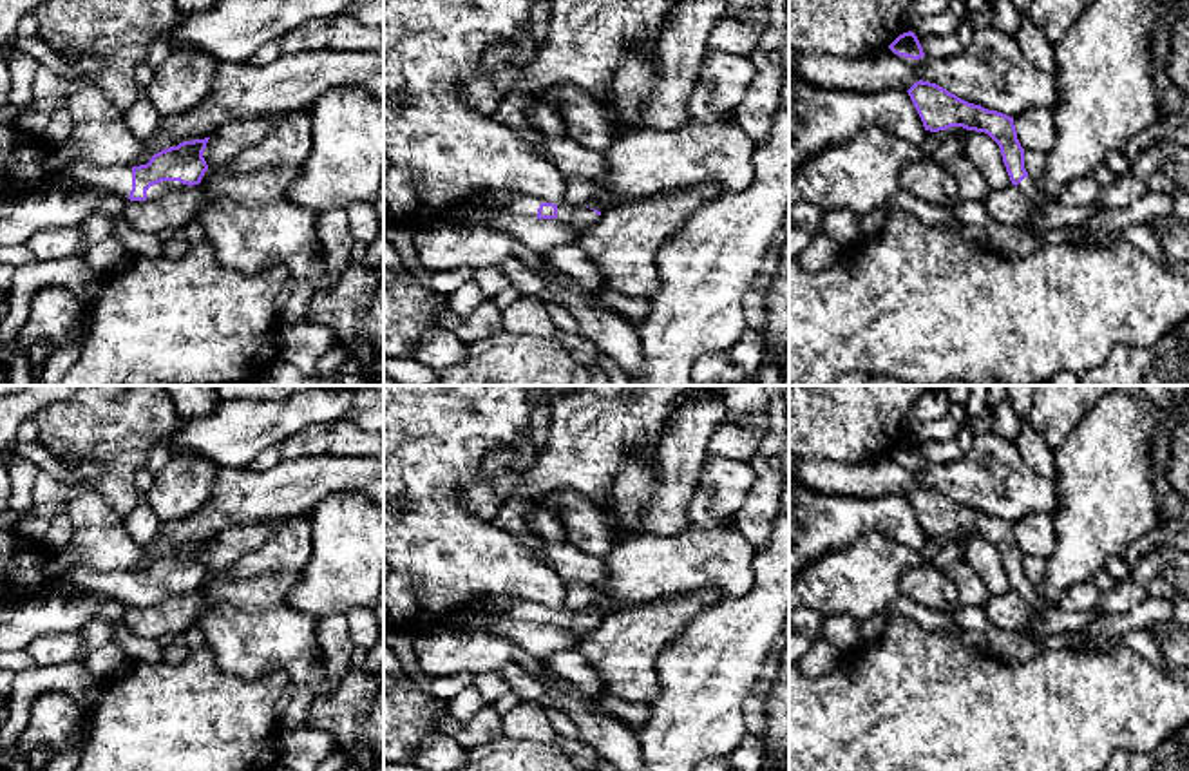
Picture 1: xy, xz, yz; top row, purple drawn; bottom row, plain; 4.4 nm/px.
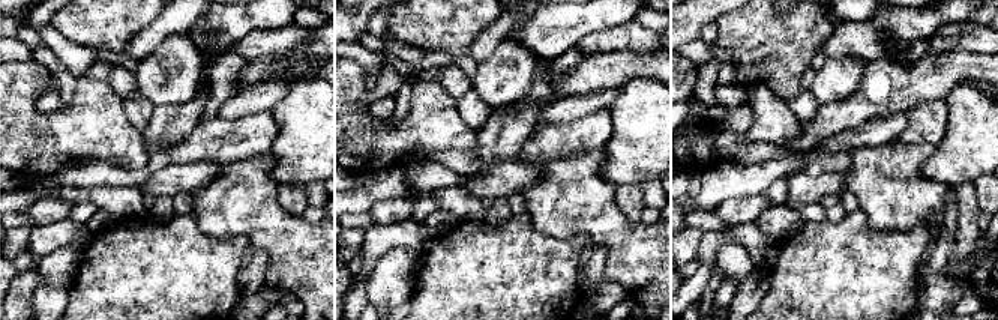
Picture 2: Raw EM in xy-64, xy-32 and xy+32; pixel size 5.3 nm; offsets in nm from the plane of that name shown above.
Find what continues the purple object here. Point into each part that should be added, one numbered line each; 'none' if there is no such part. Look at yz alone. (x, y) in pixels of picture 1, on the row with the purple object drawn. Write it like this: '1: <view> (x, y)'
1: yz (1028, 187)

